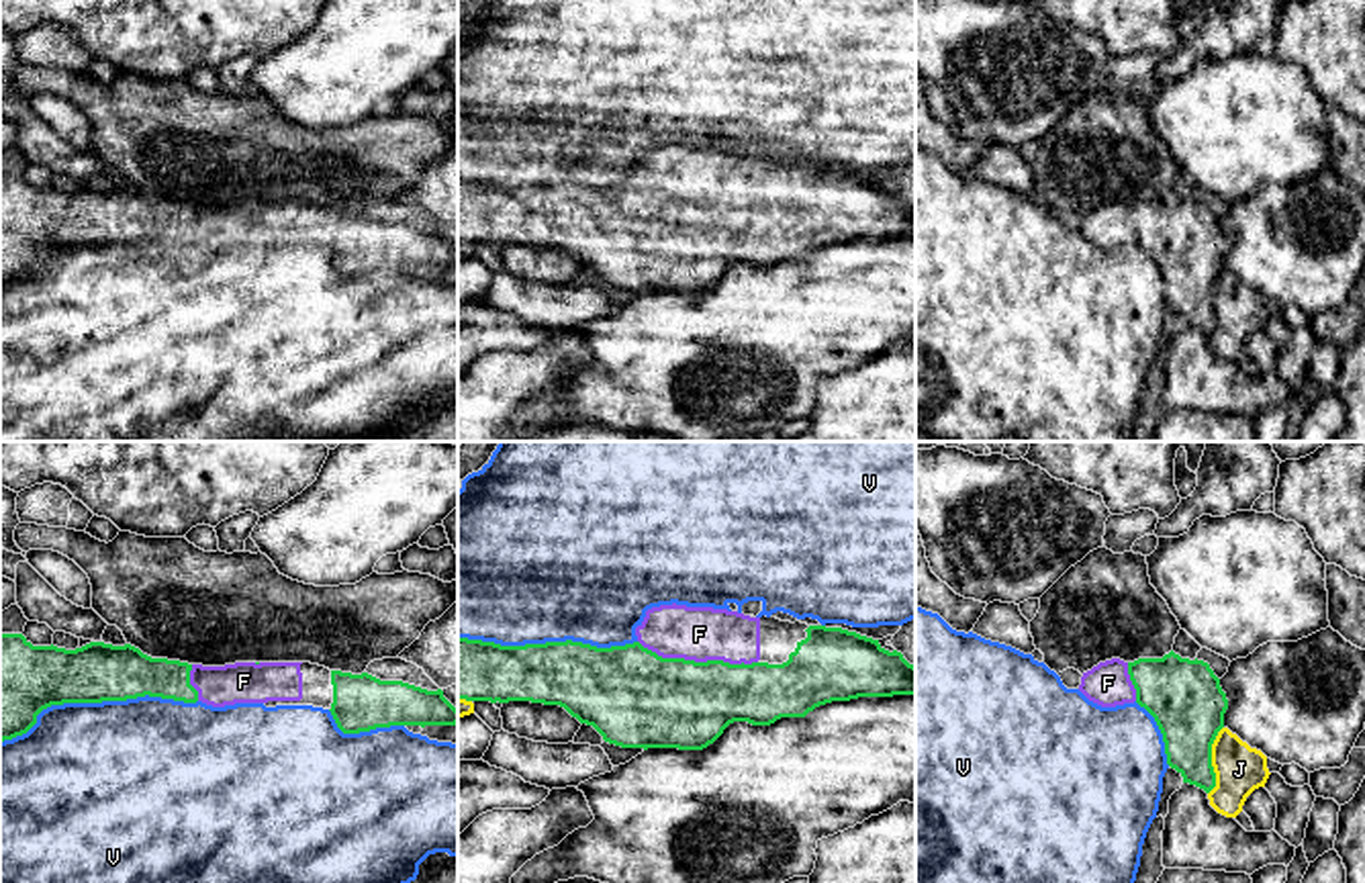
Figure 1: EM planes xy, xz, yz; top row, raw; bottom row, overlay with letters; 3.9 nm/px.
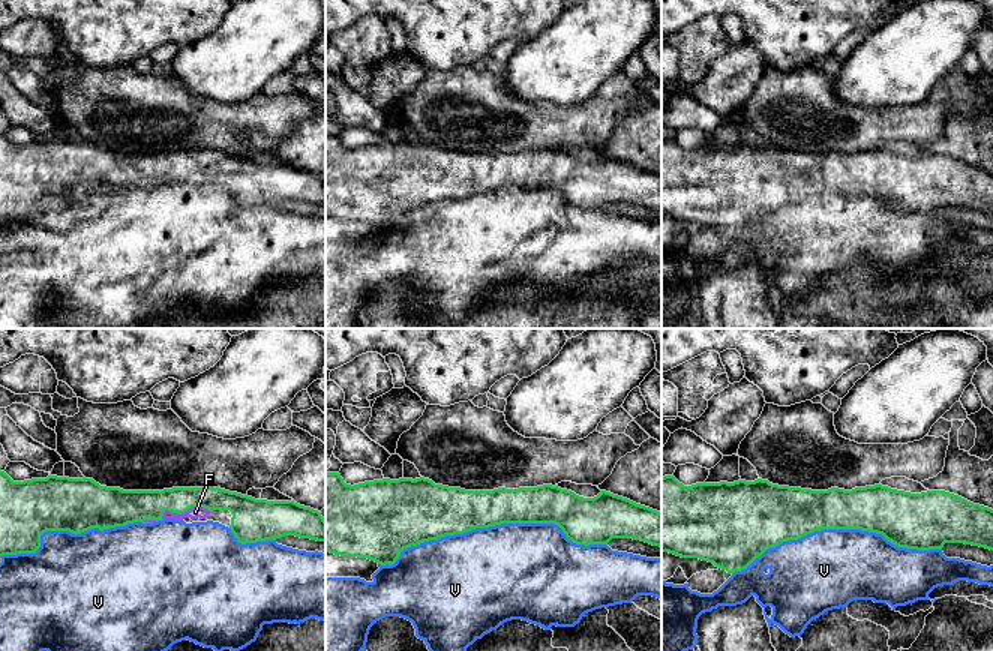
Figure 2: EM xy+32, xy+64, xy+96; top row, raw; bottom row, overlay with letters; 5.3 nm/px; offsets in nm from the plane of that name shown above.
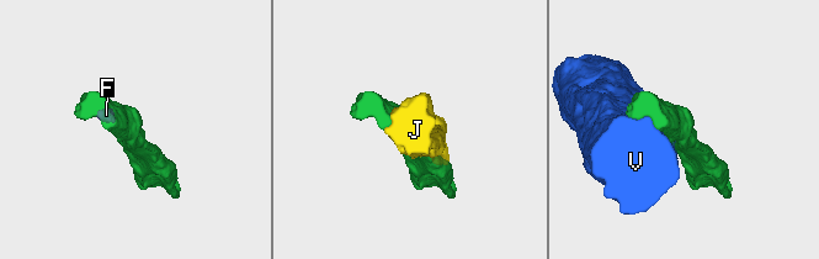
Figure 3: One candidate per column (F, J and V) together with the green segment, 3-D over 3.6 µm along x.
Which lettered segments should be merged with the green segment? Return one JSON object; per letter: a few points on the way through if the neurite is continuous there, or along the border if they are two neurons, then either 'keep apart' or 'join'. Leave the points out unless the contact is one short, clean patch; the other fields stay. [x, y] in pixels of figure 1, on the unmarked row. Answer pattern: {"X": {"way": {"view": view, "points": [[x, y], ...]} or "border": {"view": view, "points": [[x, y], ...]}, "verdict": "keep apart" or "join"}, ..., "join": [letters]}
{"F": {"verdict": "join"}, "J": {"verdict": "keep apart"}, "V": {"verdict": "keep apart"}, "join": ["F"]}

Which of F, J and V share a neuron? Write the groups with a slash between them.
F / J / V

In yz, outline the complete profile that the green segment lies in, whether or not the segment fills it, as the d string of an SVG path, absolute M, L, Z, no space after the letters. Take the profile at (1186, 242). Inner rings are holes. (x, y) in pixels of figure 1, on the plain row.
M1173 192L1134 204L1112 200L1083 215L1079 233L1101 249L1136 243L1155 260L1167 307L1183 325L1206 335L1216 329L1212 286L1224 270L1228 241L1208 204L1181 200Z

